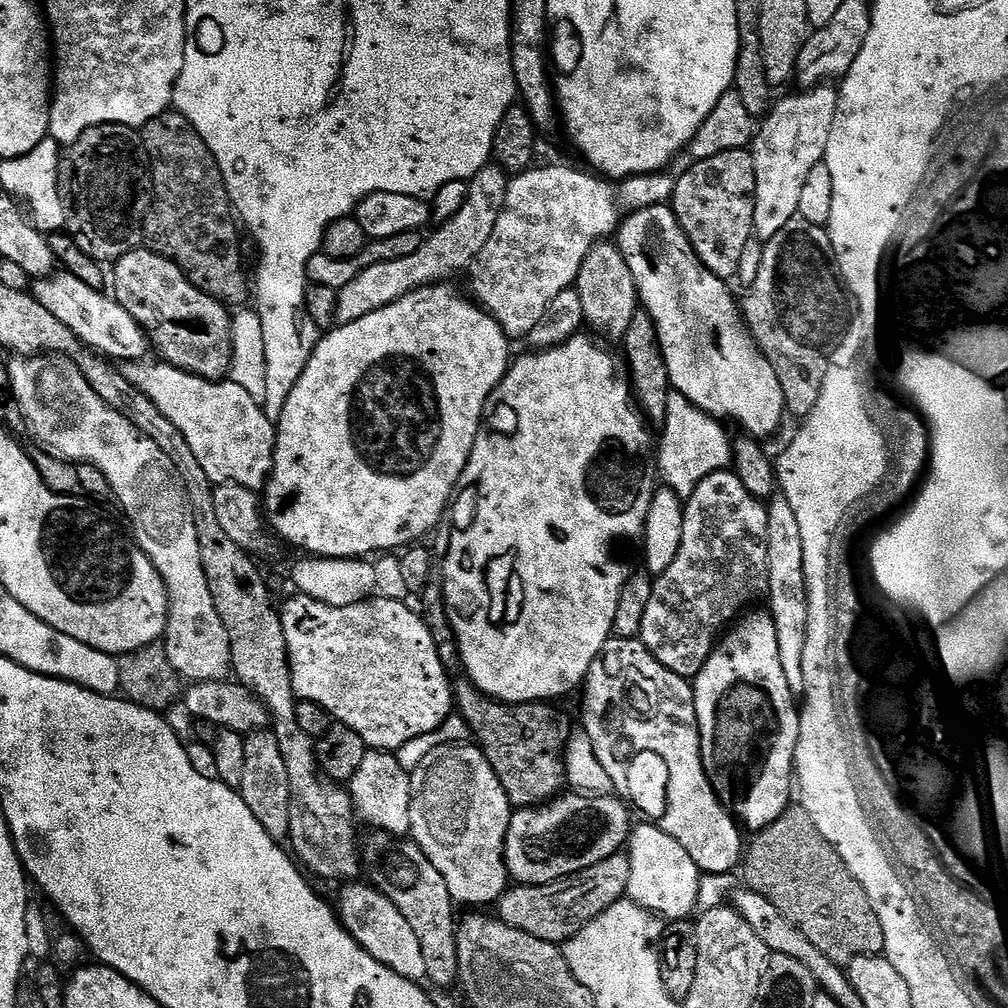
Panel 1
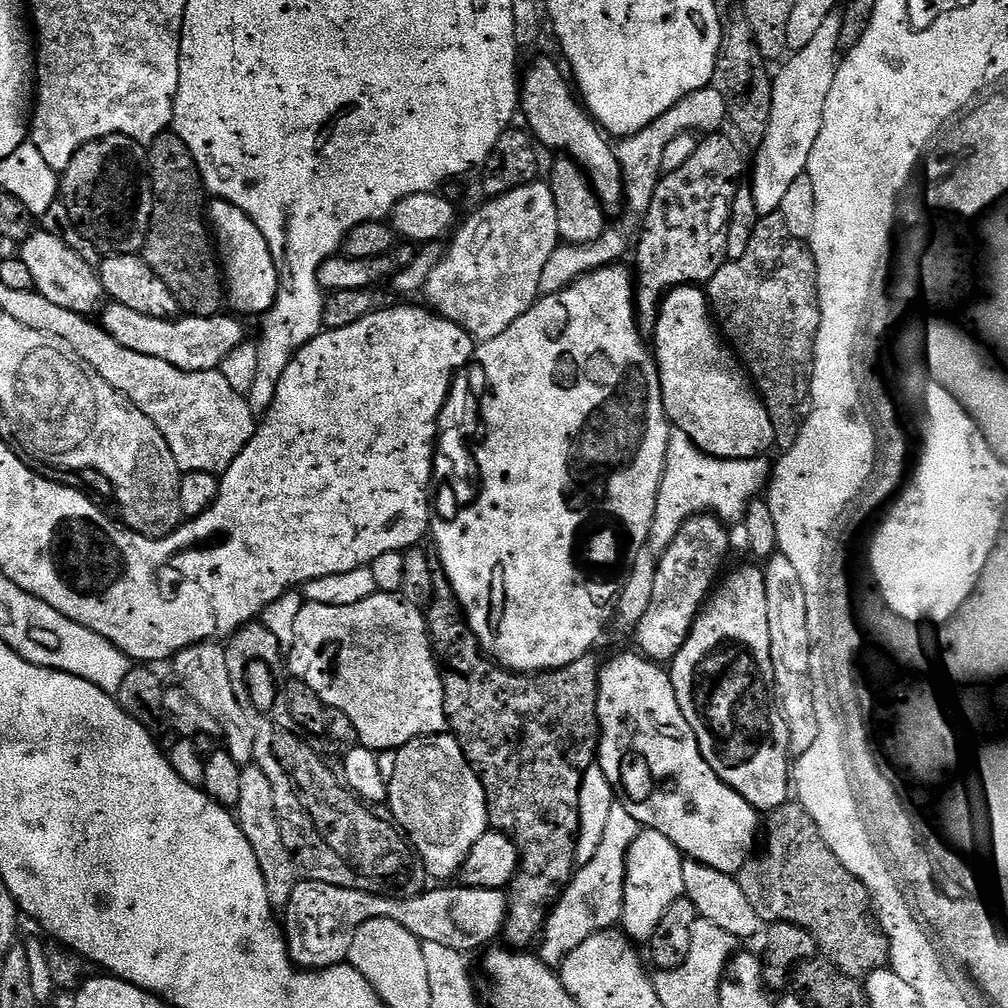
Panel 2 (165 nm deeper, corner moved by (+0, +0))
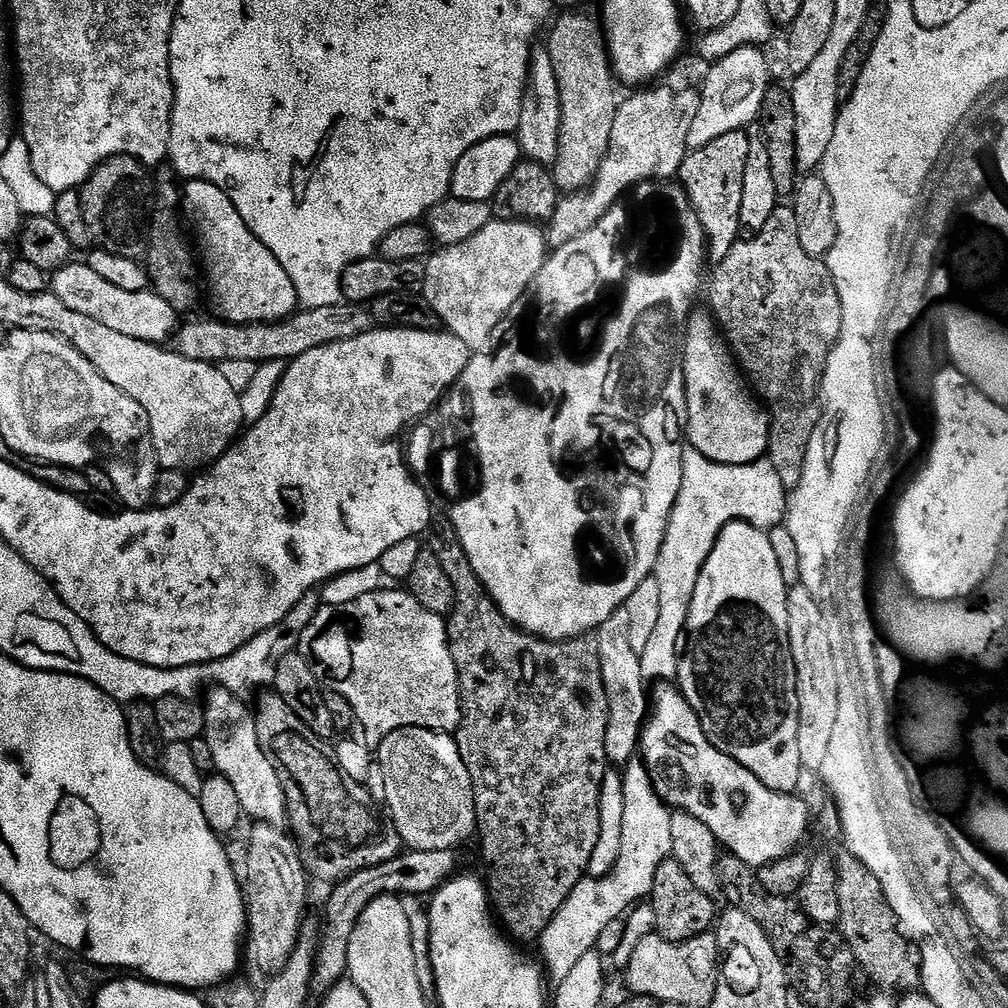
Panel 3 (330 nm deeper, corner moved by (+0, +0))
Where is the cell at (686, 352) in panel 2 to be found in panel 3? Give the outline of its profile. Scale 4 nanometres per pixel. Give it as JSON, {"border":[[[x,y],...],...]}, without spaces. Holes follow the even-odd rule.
{"border":[[[693,311],[682,333],[686,440],[719,464],[754,464],[768,451],[768,418],[750,395],[715,319],[704,312]]]}

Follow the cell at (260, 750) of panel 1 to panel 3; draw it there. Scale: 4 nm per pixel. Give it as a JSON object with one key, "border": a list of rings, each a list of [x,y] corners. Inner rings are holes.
{"border":[[[273,824],[251,825],[252,833],[248,836],[248,884],[246,880],[246,911],[248,923],[246,925],[246,960],[253,964],[264,978],[277,976],[290,960],[294,946],[300,937],[300,925],[306,919],[304,907],[308,904],[308,883],[310,877],[304,870],[304,863],[300,860],[300,849],[295,840],[283,829]]]}

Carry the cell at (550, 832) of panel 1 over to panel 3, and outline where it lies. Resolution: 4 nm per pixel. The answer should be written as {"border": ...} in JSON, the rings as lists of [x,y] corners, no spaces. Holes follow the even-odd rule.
{"border":[[[453,849],[446,850],[430,850],[429,852],[417,852],[415,850],[401,851],[399,856],[393,858],[390,862],[379,864],[373,868],[367,868],[361,872],[355,872],[354,875],[348,876],[345,880],[339,881],[335,885],[336,888],[328,896],[328,905],[324,908],[324,924],[322,920],[322,931],[320,933],[320,947],[316,954],[316,963],[312,965],[312,984],[311,991],[313,993],[326,994],[333,986],[345,979],[348,970],[348,943],[350,942],[350,934],[354,930],[356,920],[362,914],[362,910],[366,908],[372,899],[376,896],[416,896],[427,897],[436,891],[438,885],[445,878],[451,877],[457,871],[456,855]]]}

